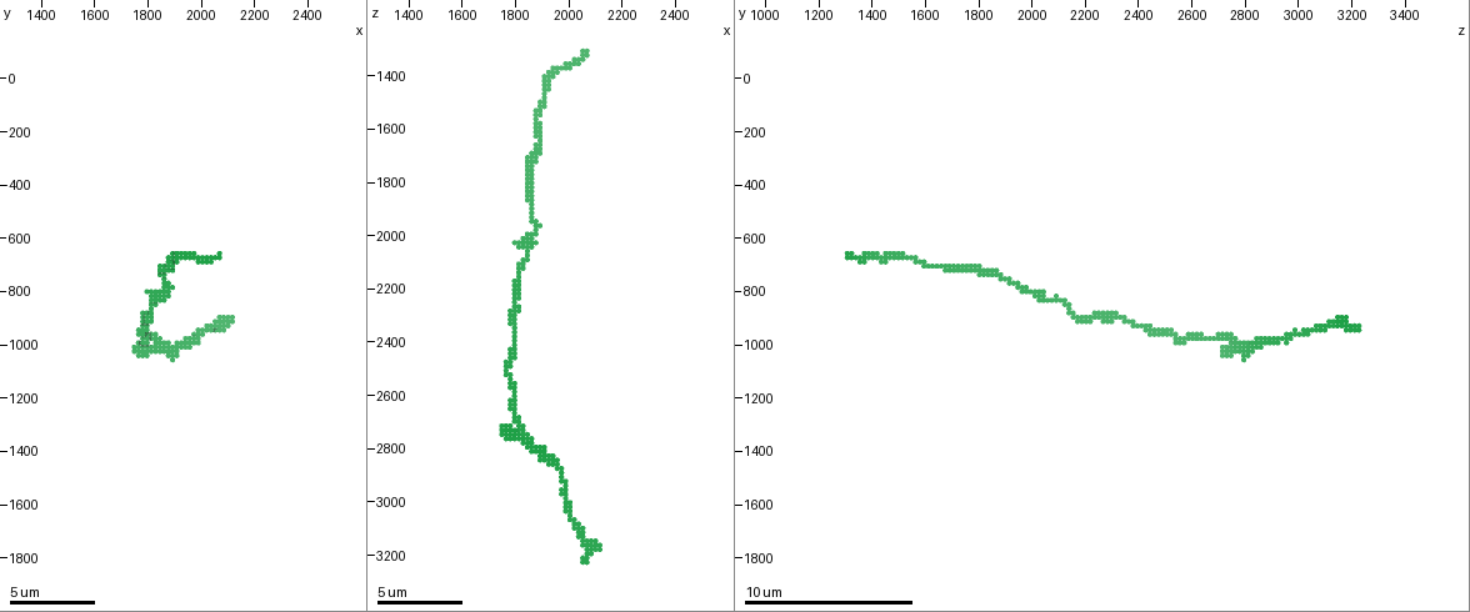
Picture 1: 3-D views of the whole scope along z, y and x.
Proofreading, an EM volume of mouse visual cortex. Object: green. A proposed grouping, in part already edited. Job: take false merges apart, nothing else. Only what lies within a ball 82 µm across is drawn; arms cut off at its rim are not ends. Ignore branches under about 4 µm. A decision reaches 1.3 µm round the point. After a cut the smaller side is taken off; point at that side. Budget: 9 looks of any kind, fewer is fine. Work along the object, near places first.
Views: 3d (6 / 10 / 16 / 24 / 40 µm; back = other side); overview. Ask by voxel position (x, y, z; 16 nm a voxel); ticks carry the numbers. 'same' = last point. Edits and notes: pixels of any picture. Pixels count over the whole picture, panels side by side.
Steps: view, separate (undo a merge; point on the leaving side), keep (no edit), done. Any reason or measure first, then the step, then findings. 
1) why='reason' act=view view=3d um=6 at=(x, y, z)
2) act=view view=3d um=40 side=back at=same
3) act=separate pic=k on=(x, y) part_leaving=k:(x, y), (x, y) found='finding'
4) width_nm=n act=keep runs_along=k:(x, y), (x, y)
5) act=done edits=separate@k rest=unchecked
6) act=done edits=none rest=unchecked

why='three-way junction' act=view view=3d um=10 at=(1830, 990, 2760)

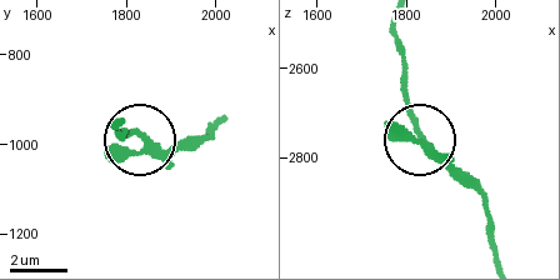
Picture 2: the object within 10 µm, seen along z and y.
act=keep runs_along=2:(118, 120), (118, 134), (194, 149) found='one cell here'

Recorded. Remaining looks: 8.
act=view view=3d um=10 at=(1790, 890, 2250)

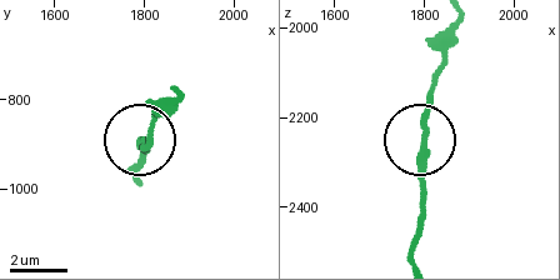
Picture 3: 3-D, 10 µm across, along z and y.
act=view view=3d um=6 at=(1795, 890, 2260)

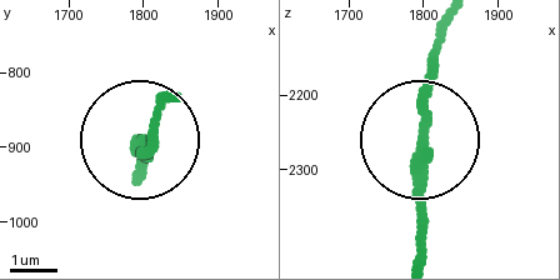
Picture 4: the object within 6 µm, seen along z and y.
act=keep runs_along=4:(421, 130), (434, 30) found='continuous, no second cell'

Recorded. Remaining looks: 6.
why='sudden change in width' act=view view=3d um=10 at=(1870, 800, 1970)

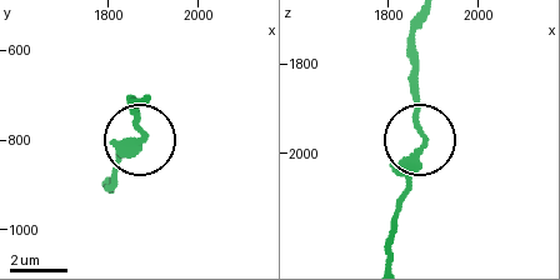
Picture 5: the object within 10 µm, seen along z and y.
act=keep runs_along=5:(388, 259), (388, 238), (423, 144), (416, 81) found='one cell here'

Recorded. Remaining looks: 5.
why='thick turns thin' act=view view=3d um=6 at=(1890, 720, 1680)

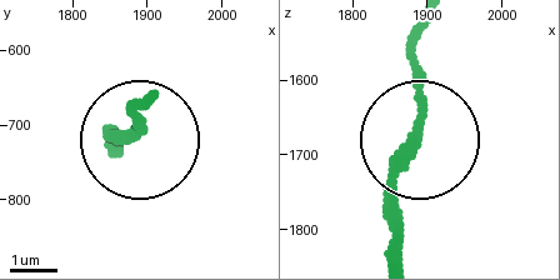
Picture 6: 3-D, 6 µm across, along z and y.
act=keep runs_along=6:(399, 256), (399, 160), (423, 113), (410, 33) found='one cell here'

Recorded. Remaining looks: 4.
act=done edits=none rest=unchecked

